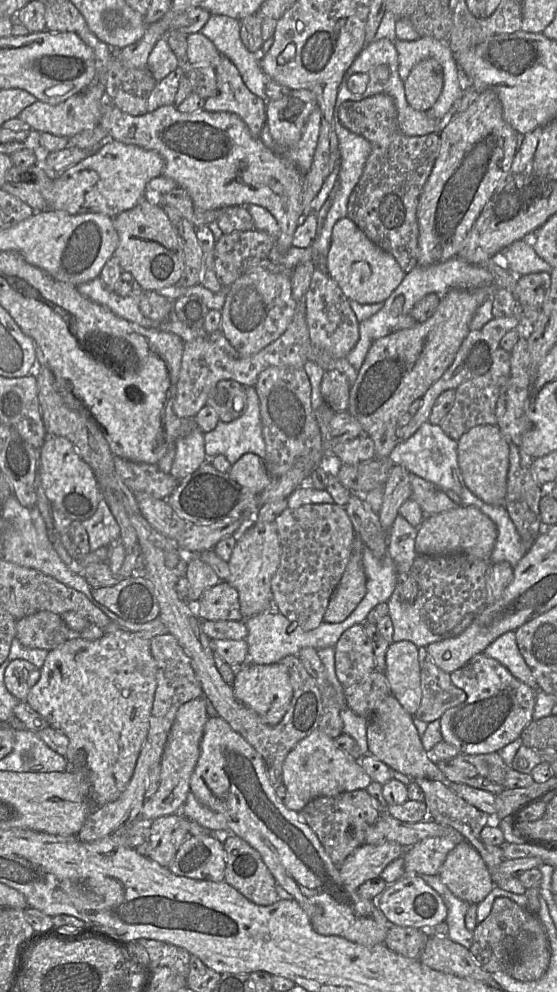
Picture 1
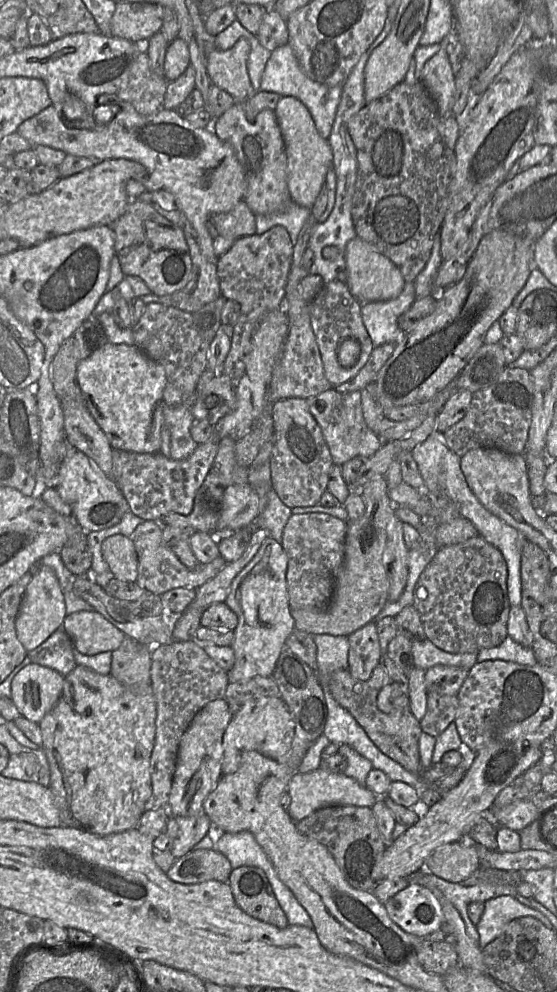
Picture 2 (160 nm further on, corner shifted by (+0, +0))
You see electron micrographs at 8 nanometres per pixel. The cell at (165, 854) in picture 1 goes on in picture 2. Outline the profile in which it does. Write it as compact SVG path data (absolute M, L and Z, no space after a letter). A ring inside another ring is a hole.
M203 812L192 817L170 816L165 833L173 841L173 847L170 852L175 859L191 851L207 835L211 826L211 821Z

